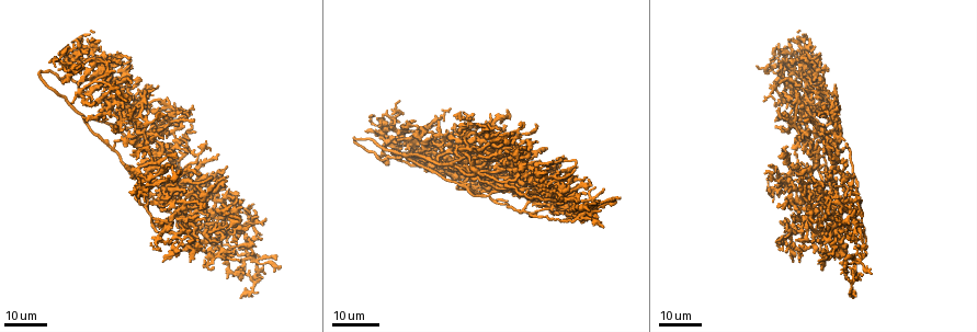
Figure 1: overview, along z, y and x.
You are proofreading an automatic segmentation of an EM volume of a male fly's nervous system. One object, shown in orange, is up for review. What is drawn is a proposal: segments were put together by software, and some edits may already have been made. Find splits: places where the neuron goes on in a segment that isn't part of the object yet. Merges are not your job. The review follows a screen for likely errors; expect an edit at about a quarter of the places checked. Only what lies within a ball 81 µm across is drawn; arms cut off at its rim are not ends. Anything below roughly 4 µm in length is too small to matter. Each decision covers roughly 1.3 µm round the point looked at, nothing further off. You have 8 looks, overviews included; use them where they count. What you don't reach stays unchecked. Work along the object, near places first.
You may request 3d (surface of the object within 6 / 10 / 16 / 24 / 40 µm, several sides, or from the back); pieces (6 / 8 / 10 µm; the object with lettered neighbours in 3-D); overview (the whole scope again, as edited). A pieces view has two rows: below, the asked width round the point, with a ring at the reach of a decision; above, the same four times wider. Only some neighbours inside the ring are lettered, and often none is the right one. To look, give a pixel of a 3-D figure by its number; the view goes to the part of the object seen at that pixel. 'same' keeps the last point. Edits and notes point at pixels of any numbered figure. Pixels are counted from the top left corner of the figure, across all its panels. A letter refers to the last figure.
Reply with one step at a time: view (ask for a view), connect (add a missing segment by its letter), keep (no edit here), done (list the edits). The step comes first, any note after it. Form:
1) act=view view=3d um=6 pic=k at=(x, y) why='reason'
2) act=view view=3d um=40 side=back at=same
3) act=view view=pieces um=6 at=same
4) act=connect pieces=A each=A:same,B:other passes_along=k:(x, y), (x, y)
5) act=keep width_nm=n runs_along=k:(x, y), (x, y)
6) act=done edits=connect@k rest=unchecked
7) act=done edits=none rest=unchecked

act=view view=3d um=24 pic=1 at=(781, 83) why='thin end'

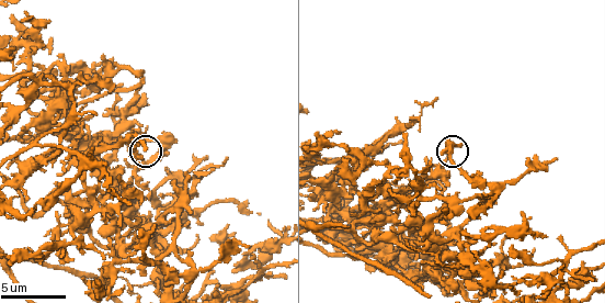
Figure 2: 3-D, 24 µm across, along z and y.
act=view view=pieces um=6 pic=2 at=(146, 147)

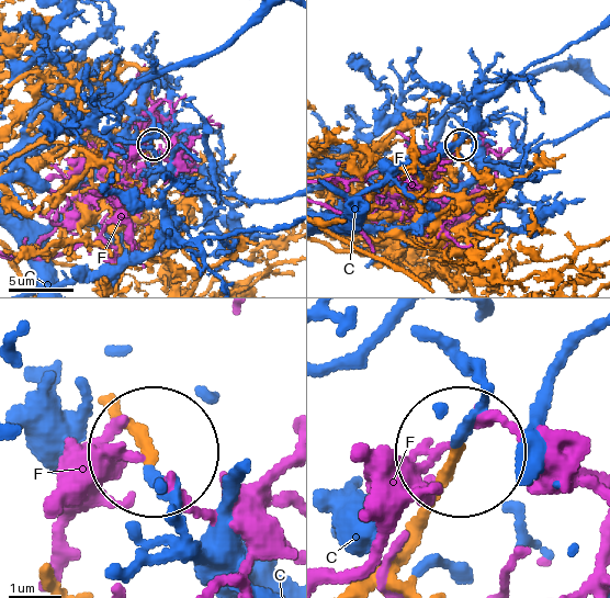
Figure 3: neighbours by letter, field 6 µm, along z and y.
act=keep width_nm=200 each=C:other,F:other runs_along=3:(363, 586), (451, 459) found='no lettered segment goes on from it'

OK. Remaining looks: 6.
act=view view=3d um=24 pic=1 at=(174, 126) why='branch stops here'

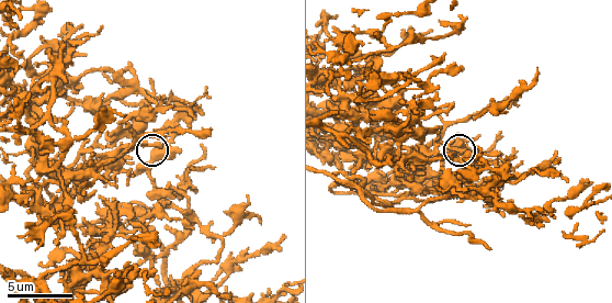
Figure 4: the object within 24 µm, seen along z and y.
act=view view=pieces um=8 pic=4 at=(161, 146)

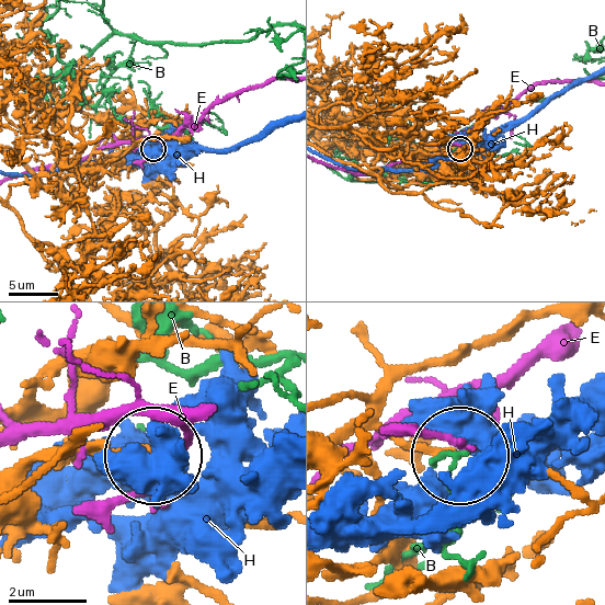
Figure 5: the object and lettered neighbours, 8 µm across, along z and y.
act=keep width_nm=220 each=B:other,E:other,H:other found='none of them fits'

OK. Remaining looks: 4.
act=view view=pieces um=6 pic=4 at=(468, 224)

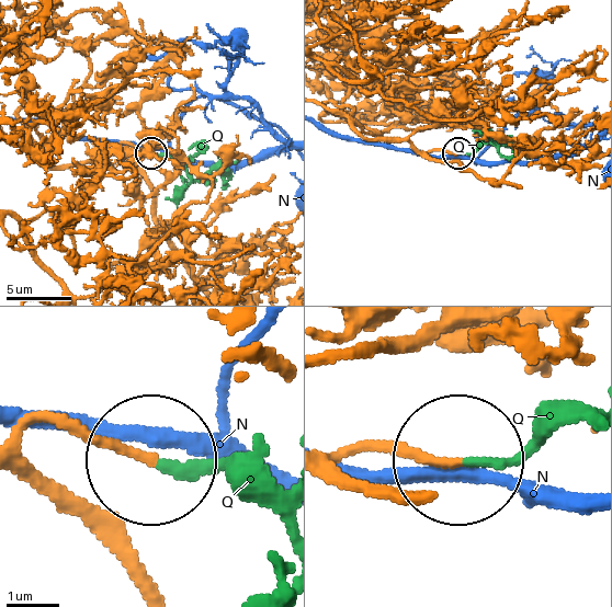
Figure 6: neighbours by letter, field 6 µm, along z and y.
act=connect pieces=Q width_nm=160 each=N:other,Q:same passes_along=6:(20, 433), (68, 424), (165, 462), (225, 467), (286, 528) found='the neuron continues'

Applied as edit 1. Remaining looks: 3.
act=view view=overview

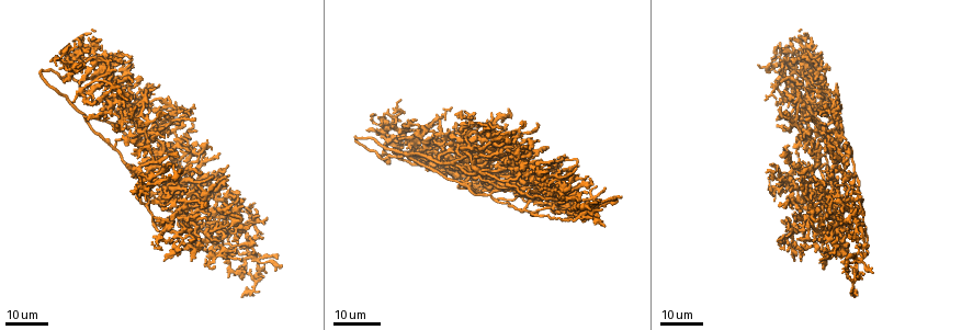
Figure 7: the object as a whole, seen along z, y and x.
act=view view=3d um=24 pic=7 at=(252, 210)

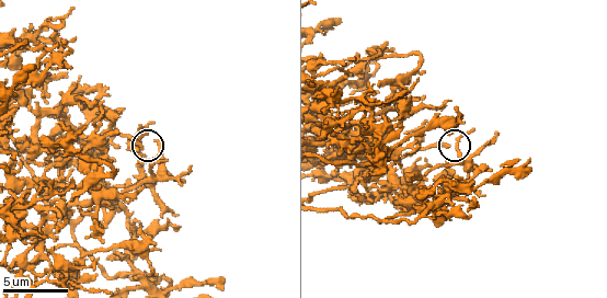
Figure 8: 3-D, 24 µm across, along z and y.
act=view view=pieces um=8 pic=8 at=(141, 146)

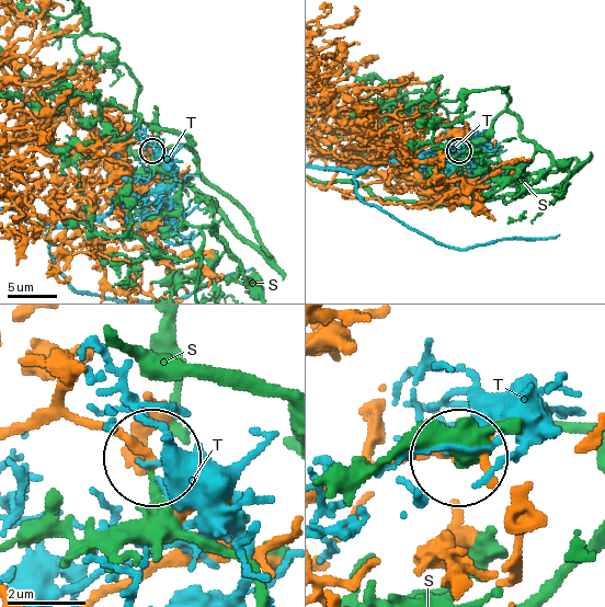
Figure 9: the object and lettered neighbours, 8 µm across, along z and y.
act=keep each=S:other,T:other runs_along=9:(25, 426), (84, 416), (123, 430), (149, 453) found='no lettered segment goes on from it'

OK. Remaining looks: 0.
act=done edits=connect@6 rest=unchecked

